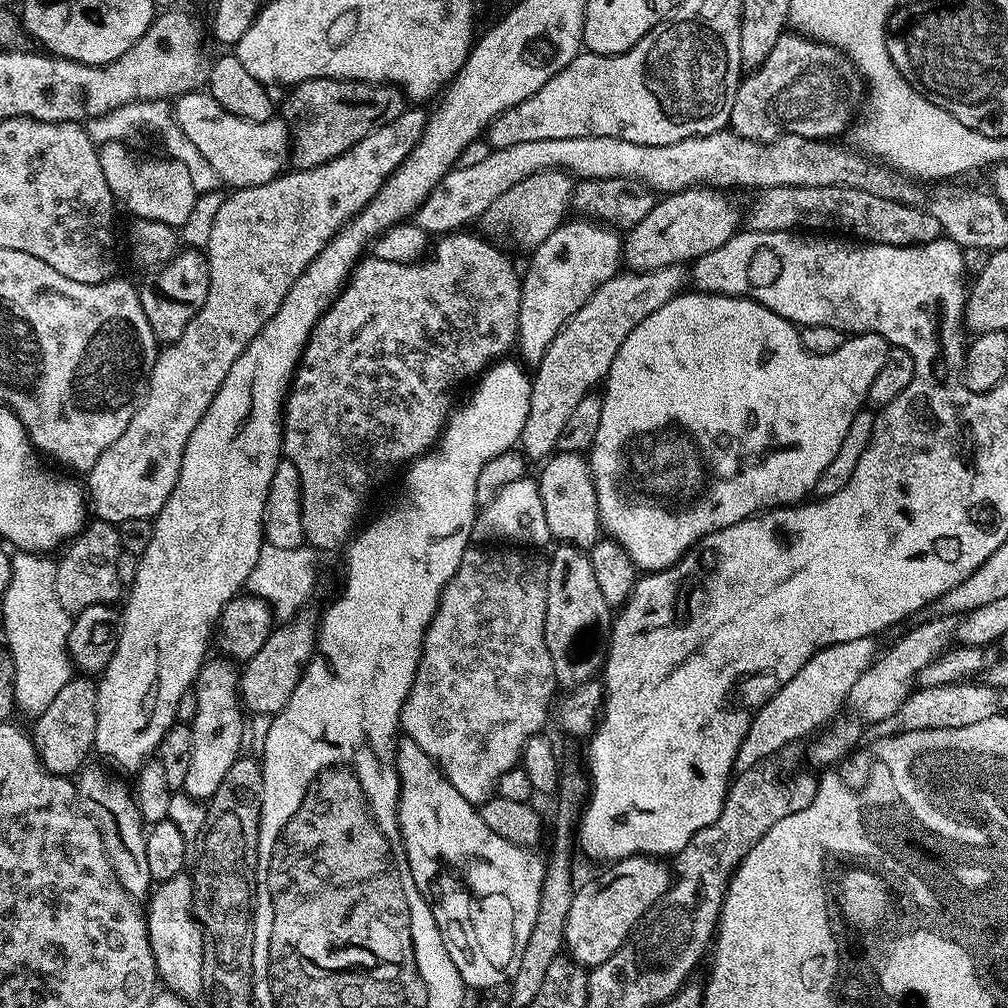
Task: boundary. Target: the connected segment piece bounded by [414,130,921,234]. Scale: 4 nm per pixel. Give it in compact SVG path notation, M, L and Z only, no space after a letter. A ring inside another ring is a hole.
M725 130L715 132L714 134L706 134L705 136L695 136L688 138L682 142L676 142L670 146L638 146L638 142L626 142L617 136L587 136L586 138L548 138L546 142L522 142L518 146L508 146L497 150L489 151L484 161L478 162L475 166L466 168L455 167L442 178L442 182L438 182L438 186L434 186L434 190L430 190L430 194L422 201L419 208L414 213L415 227L429 234L447 234L468 226L471 220L479 221L486 210L490 210L490 206L502 194L506 194L506 190L510 190L510 186L514 186L518 182L522 182L522 178L530 178L530 174L538 174L542 170L550 170L558 168L562 172L567 172L573 177L580 180L601 180L602 178L630 178L631 180L641 180L657 194L671 194L673 192L681 192L687 188L699 188L701 186L713 186L721 190L733 190L732 188L756 188L755 190L763 190L766 188L777 188L778 186L834 186L835 184L844 184L848 188L857 188L858 190L866 190L866 194L878 194L878 198L890 198L894 202L902 202L903 204L919 205L921 185L915 179L909 178L896 171L895 168L888 167L883 162L877 162L875 159L869 158L867 155L861 154L859 151L851 150L847 152L844 148L835 148L835 143L828 140L811 140L805 136L780 136L776 140L771 140L769 144L762 144L759 140L747 140L742 138L738 133Z

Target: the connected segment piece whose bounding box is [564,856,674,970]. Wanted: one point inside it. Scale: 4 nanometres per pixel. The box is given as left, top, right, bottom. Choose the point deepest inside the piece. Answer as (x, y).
(603, 914)

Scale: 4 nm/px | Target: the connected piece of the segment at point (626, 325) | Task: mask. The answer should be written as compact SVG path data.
M679 264L653 272L628 270L598 286L586 306L564 323L554 342L550 342L542 362L535 365L531 377L530 414L526 414L526 426L522 426L519 443L529 461L543 462L557 451L566 422L570 422L570 414L574 414L578 402L595 389L592 387L607 377L614 354L622 350L622 342L630 338L630 330L654 314L654 310L670 302L683 289L680 288L683 284L686 284L686 272Z

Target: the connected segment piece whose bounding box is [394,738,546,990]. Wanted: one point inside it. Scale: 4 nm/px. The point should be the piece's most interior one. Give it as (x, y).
(484, 891)

